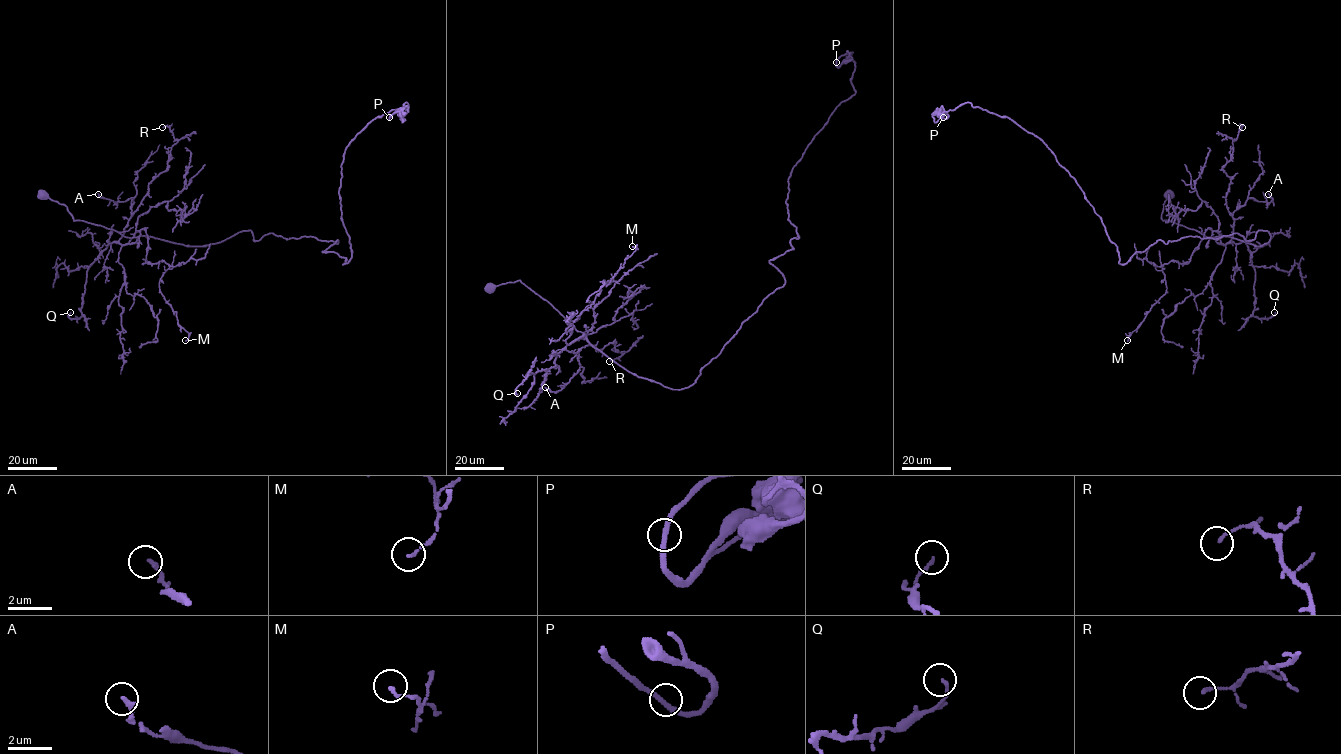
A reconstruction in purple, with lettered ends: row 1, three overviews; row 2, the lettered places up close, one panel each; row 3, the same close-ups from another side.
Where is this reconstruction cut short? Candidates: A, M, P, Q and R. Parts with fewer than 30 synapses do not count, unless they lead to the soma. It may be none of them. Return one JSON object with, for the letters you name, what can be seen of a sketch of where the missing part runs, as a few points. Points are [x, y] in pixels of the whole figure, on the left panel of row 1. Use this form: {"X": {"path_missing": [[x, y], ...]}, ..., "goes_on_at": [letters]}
{"goes_on_at": []}

